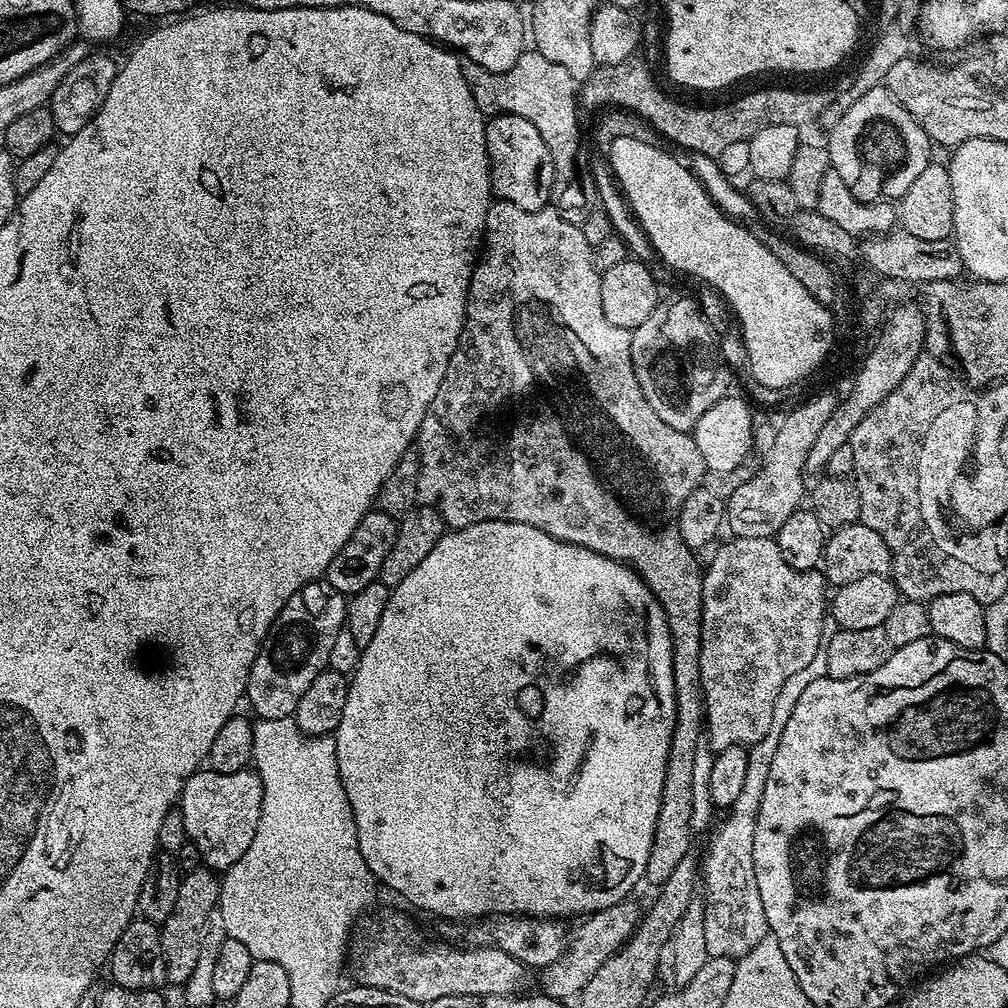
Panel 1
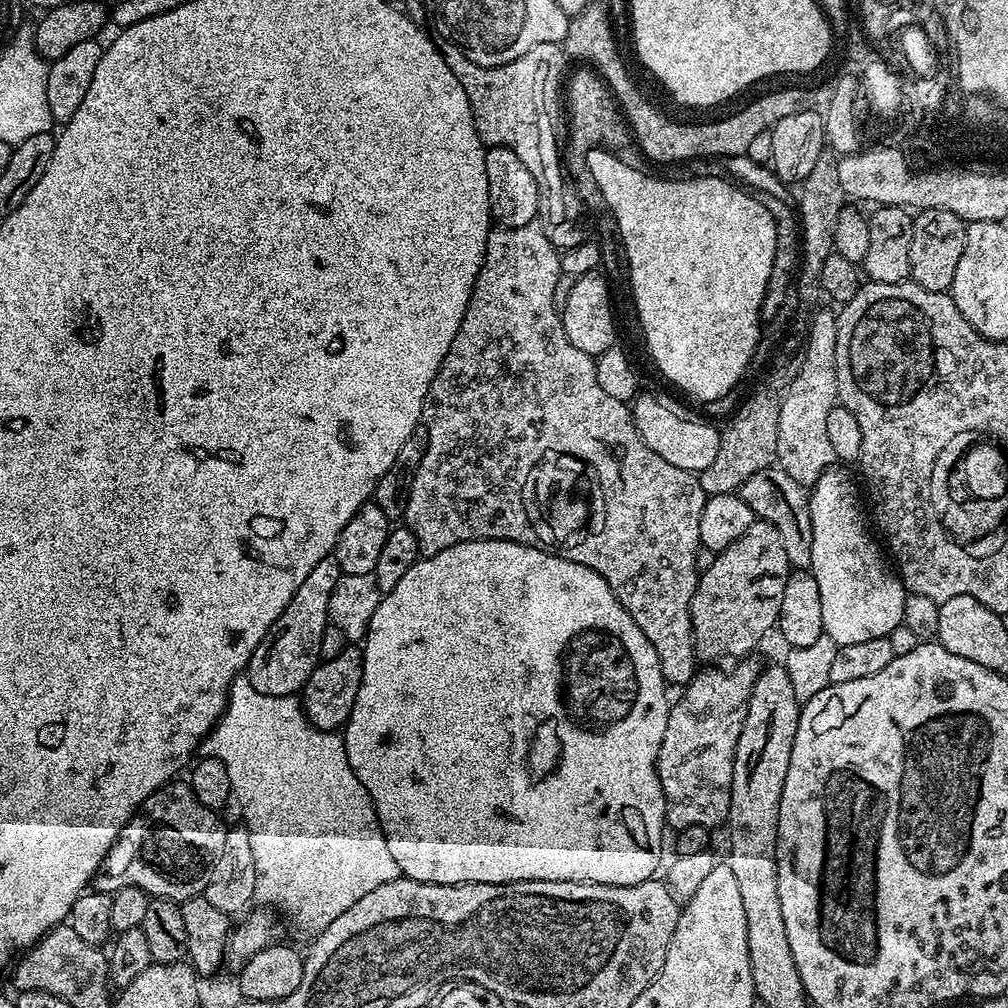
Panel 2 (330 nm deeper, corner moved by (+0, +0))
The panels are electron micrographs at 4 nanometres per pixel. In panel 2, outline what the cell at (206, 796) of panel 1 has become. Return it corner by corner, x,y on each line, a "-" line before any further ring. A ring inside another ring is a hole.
180,783
165,784
154,794
150,794
150,798
146,798
136,809
136,813
126,822
120,837
108,851
103,869
94,881
95,891
111,894
119,888
137,888
145,892
149,898
177,902
204,893
212,877
212,867
216,865
222,850
230,842
228,828
216,817
219,815
213,809
202,806
202,802
198,802
198,798
192,792
191,783

